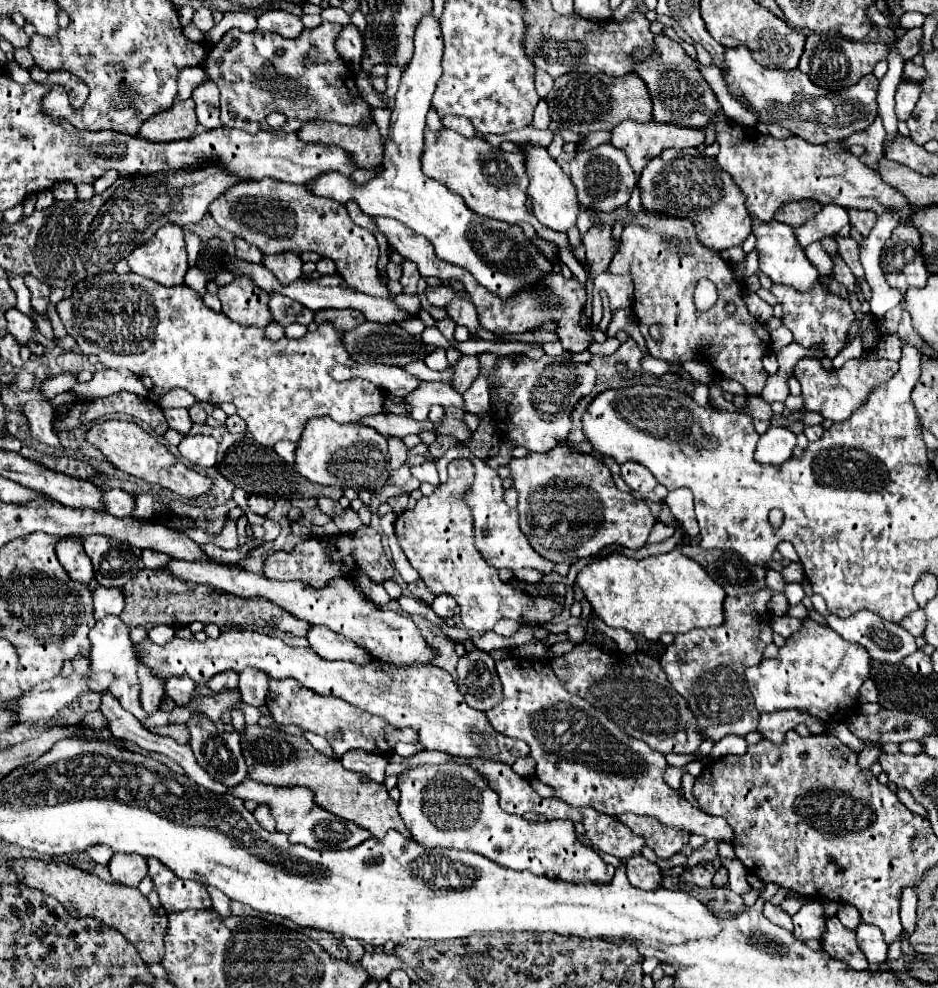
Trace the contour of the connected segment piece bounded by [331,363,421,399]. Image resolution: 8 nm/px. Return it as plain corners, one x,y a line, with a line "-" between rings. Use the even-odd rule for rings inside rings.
361,363
359,367
333,367
331,377
337,381
343,381
347,377
363,377
375,383
379,389
389,391
395,397
405,397
411,393
415,387
419,387
419,379
415,375
409,375
405,369
395,367
395,365
377,365
377,363

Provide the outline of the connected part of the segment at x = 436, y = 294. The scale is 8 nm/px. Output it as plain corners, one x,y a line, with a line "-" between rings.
443,285
443,287
439,287
439,289
435,289
435,291
429,291
429,303
431,305
435,305
435,307
445,307
445,305
449,305
453,299
457,297
457,293
449,287
449,285

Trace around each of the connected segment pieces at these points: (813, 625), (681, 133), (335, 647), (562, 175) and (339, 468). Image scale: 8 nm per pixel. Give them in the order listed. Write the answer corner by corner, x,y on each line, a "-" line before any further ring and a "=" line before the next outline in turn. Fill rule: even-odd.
803,619
803,627
787,639
779,655
749,667
745,679
759,713
799,709
825,723
839,719
843,722
857,709
857,691
869,677
869,663
871,657
863,647
843,641
831,627
813,619
=
623,121
619,127
615,127
611,131
611,145
623,149
629,157
629,163
633,167
633,171
639,175
643,171
643,167
647,165
647,159
659,155
663,149
687,149
687,147
697,147
705,141
705,131
703,129
695,129
695,127
679,127
679,125
667,125
667,123
635,123
635,121
=
311,625
307,631
307,641
309,647
321,655
323,659
349,659
353,663
369,663
373,657
357,647
355,643
347,641
341,635
335,635
331,629
327,627
319,627
319,625
=
521,145
521,149
527,153
525,155
525,167
527,167
527,175
529,175
529,187
527,193
533,199
533,215
537,217
537,221
553,231
561,231
567,233
575,221
577,215
581,213
581,205
577,201
575,195
575,185
571,183
571,177
557,165
557,161
547,153
545,147
541,145
=
329,417
311,419
297,443
295,469
313,483
351,487
355,491
373,491
389,479
387,439
371,427
359,423
335,423

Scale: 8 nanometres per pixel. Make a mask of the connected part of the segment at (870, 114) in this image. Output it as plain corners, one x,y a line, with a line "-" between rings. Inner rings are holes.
725,47
721,73
731,97
739,101
747,111
755,113
761,123
777,123
781,127
787,127
807,143
823,145
827,141
847,139
851,133
867,129
877,117
879,79
875,75
863,77
851,89
827,91
811,83
811,79
797,69
783,71
759,65
751,57
751,51
747,51
745,47

